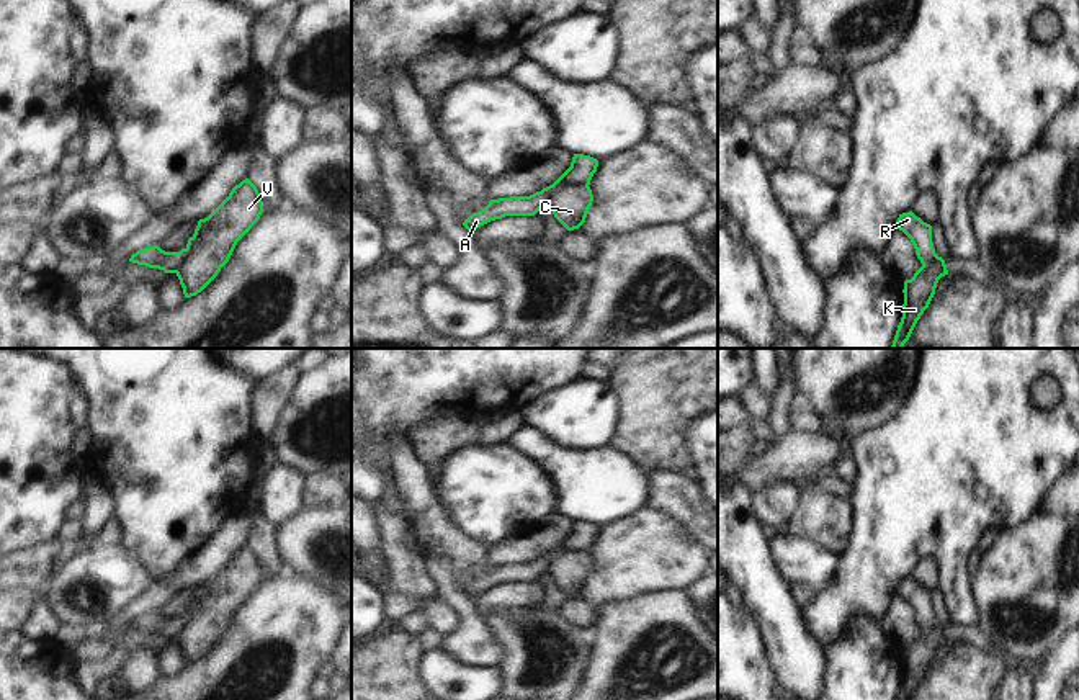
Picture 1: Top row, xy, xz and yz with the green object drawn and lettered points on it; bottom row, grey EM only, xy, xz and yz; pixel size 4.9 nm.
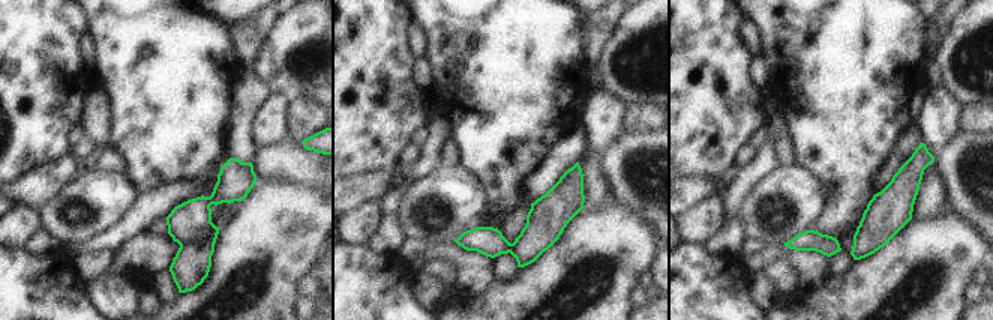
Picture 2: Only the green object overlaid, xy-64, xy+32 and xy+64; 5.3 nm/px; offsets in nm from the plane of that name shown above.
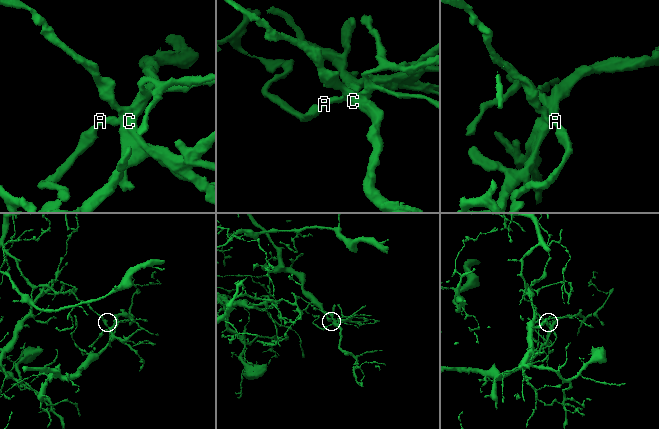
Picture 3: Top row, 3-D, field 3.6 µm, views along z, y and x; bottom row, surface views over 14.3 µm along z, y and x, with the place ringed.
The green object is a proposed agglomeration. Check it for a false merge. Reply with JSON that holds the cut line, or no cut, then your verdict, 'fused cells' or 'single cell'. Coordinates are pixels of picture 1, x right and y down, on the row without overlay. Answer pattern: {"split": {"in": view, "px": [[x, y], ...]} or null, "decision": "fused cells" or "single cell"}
{"split": {"in": "xy", "px": [[203, 586], [198, 609], [175, 638]]}, "decision": "fused cells"}

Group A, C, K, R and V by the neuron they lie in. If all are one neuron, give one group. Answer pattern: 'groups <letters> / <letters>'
groups A R / C K V

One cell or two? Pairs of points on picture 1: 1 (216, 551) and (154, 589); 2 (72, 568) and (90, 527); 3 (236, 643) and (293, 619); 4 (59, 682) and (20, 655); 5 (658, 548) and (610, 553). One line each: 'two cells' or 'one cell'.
1: one cell
2: two cells
3: one cell
4: one cell
5: one cell

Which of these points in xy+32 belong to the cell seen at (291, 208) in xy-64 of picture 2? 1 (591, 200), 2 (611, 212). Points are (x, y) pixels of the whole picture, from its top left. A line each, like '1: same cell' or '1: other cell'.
1: other cell
2: same cell

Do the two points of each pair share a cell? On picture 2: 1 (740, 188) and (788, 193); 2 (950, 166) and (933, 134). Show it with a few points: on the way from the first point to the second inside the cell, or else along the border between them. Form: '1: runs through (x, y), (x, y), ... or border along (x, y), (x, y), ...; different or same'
1: border along (777, 166), (740, 202), (738, 223); different
2: border along (959, 131), (933, 155); different

